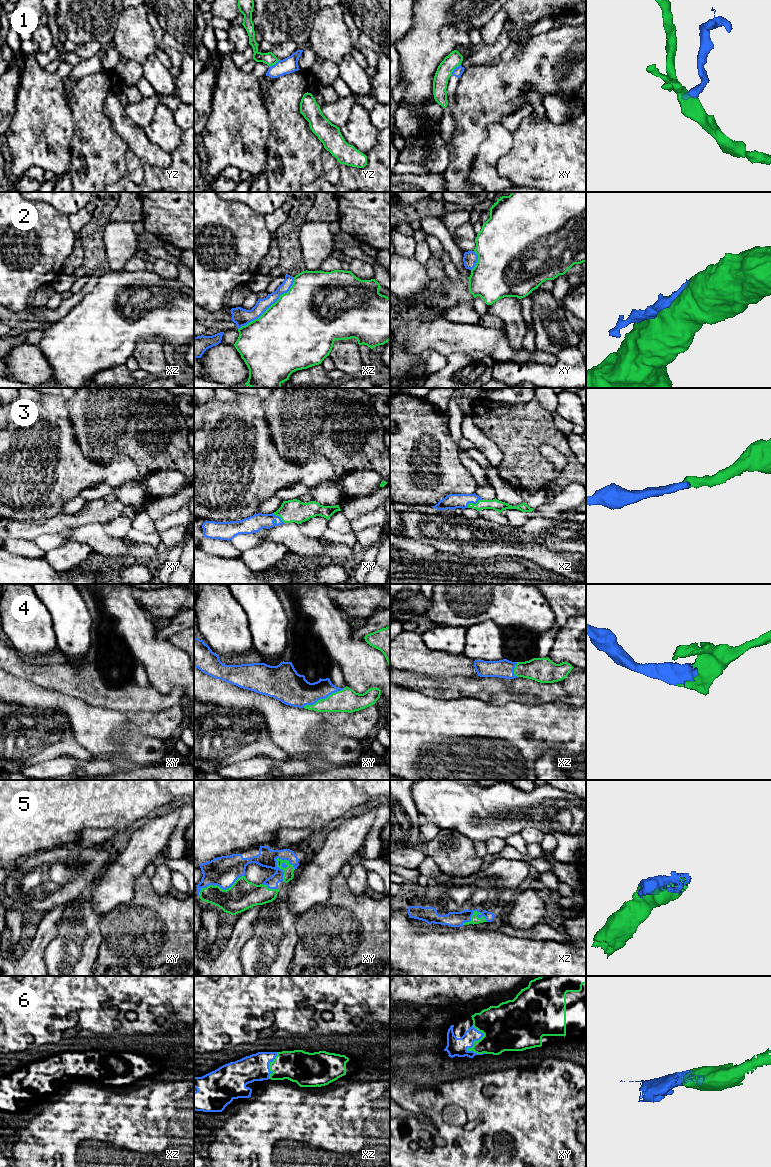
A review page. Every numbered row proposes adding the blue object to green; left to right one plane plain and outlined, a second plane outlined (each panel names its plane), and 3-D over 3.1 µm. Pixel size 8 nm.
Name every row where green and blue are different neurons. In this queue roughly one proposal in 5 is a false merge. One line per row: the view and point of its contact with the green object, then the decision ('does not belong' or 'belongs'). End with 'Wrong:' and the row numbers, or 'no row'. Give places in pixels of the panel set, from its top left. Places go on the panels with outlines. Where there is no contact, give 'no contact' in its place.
1: contact xy (454, 68); does not belong
2: contact xz (270, 306); does not belong
3: contact xz (474, 504); belongs
4: contact xy (323, 699); belongs
5: contact xy (281, 868); belongs
6: contact xy (473, 1046); belongs
Wrong: 1, 2

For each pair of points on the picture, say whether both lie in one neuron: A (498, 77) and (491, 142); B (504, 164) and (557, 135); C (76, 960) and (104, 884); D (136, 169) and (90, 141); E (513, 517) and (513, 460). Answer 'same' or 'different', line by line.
A: different
B: same
C: different
D: different
E: different

